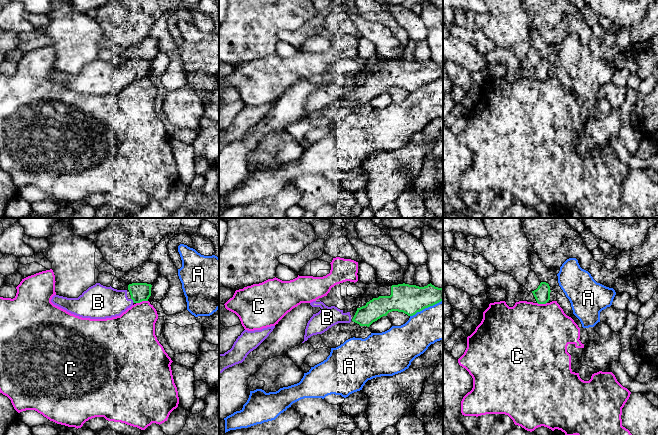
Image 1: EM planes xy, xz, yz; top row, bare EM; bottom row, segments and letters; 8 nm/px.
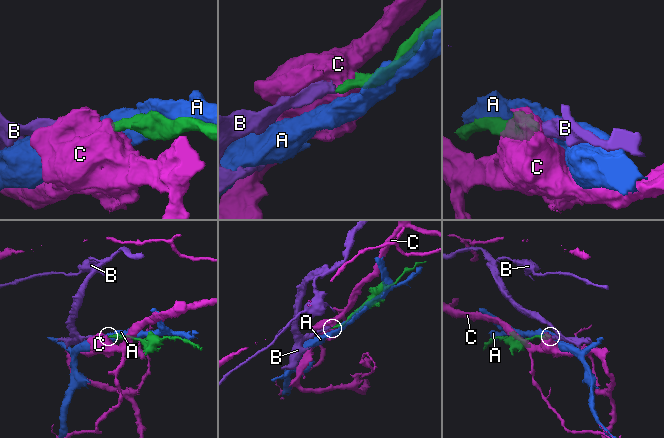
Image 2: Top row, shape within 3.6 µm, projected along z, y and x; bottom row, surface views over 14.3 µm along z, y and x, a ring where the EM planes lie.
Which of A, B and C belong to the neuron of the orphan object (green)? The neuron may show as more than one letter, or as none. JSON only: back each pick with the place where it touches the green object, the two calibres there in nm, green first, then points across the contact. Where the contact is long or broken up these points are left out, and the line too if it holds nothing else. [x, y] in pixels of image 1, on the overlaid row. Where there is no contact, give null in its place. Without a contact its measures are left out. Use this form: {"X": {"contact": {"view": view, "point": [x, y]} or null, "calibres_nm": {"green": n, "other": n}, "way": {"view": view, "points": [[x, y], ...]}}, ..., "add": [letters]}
{"B": {"contact": {"view": "xy", "point": [132, 299]}, "calibres_nm": {"green": 150, "other": 260}}, "add": ["B"]}

